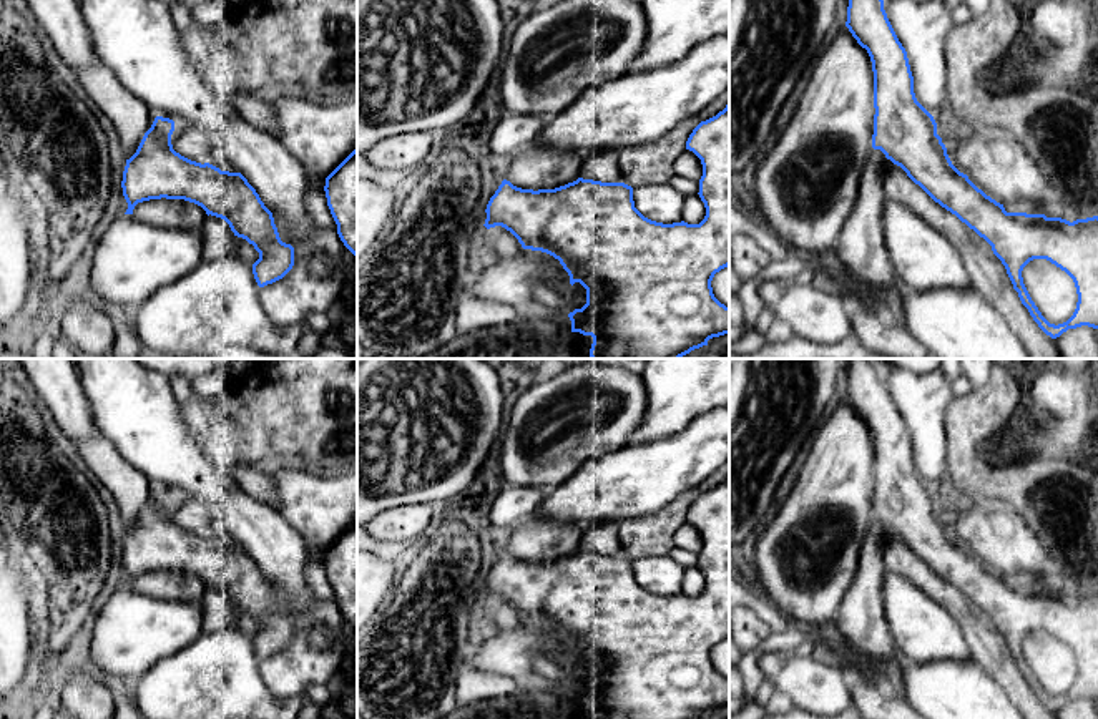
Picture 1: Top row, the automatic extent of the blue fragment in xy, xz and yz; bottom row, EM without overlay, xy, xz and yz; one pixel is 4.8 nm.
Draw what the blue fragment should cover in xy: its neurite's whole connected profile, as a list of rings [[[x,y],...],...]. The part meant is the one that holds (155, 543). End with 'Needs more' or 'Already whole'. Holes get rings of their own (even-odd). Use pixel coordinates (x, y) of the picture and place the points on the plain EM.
[[[156,488],[136,525],[123,543],[125,586],[166,601],[201,601],[206,589],[224,591],[234,608],[246,611],[259,624],[252,646],[259,659],[282,651],[294,638],[294,619],[281,613],[272,584],[241,545],[221,543],[209,535],[191,533],[173,521],[174,493]]]. Needs more

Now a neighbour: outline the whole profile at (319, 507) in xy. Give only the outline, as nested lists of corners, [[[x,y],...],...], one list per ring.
[[[282,468],[271,475],[276,487],[274,510],[299,533],[306,550],[327,550],[357,520],[357,470],[322,475],[311,470]]]

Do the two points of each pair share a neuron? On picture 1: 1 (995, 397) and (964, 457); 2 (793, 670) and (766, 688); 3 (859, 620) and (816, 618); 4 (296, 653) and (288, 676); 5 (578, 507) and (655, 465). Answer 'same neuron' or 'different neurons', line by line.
1: same neuron
2: different neurons
3: different neurons
4: same neuron
5: same neuron

